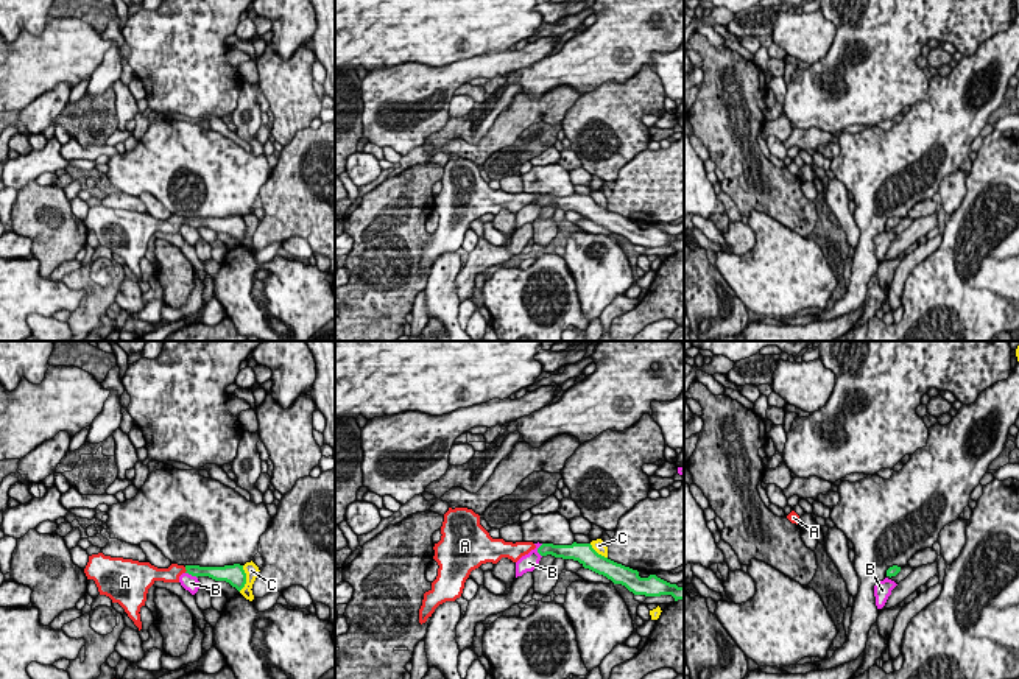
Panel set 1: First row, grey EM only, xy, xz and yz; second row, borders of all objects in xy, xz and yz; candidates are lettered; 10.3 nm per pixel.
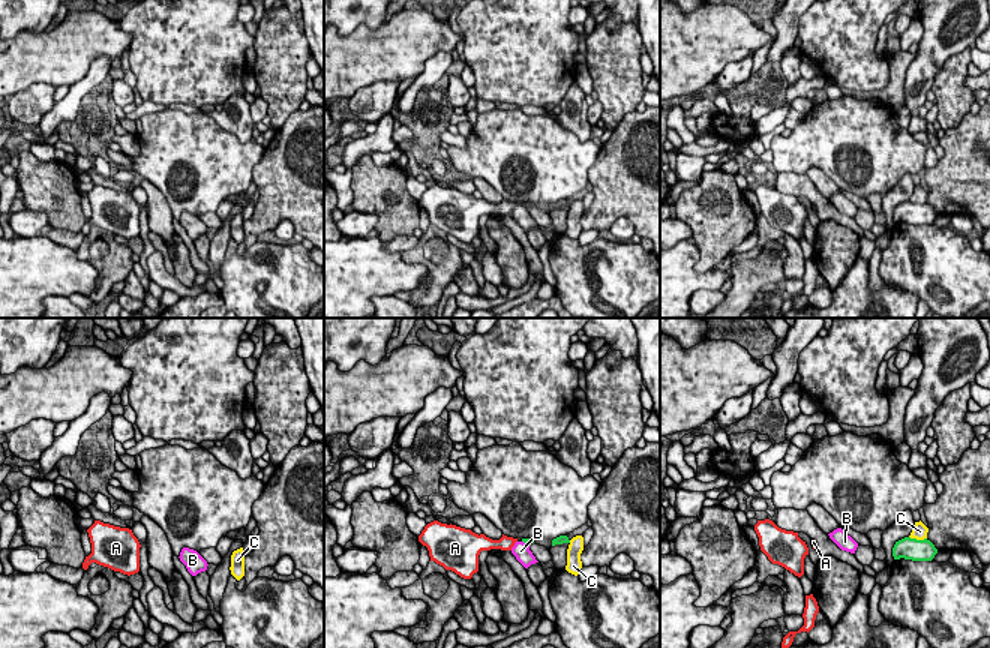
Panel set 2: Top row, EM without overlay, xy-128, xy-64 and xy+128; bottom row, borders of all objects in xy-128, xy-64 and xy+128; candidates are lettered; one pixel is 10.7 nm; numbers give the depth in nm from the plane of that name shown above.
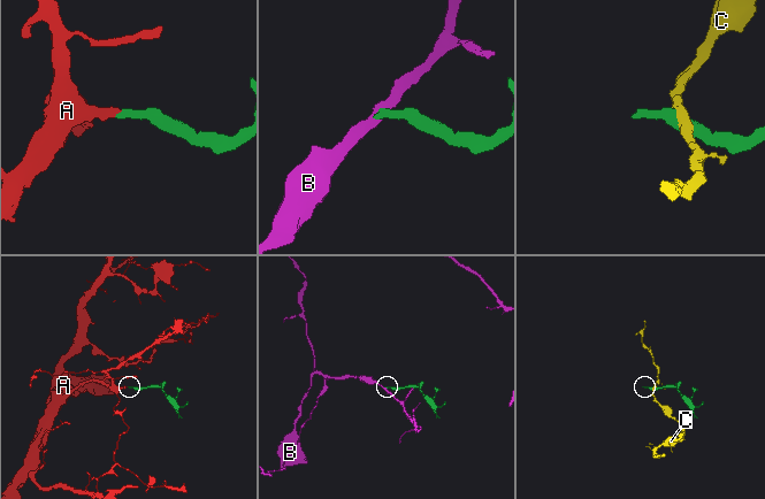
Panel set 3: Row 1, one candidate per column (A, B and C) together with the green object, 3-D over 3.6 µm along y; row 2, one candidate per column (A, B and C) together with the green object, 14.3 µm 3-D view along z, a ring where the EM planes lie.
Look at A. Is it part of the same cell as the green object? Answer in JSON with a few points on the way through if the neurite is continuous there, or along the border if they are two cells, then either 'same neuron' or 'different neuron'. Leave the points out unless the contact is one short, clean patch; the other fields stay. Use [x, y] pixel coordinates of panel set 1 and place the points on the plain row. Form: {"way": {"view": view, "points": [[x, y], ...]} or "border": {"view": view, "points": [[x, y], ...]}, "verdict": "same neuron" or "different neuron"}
{"way": {"view": "xy", "points": [[195, 221], [186, 220], [173, 223]]}, "verdict": "same neuron"}

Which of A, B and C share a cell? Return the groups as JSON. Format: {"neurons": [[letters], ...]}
{"neurons": [["A"], ["B"], ["C"]]}

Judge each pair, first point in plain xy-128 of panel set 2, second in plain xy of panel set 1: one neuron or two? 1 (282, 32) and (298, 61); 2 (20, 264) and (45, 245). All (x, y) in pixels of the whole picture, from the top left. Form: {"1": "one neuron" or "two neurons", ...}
{"1": "one neuron", "2": "two neurons"}

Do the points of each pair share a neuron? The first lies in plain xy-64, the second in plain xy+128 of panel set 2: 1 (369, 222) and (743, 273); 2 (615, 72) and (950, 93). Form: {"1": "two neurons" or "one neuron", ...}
{"1": "two neurons", "2": "one neuron"}

